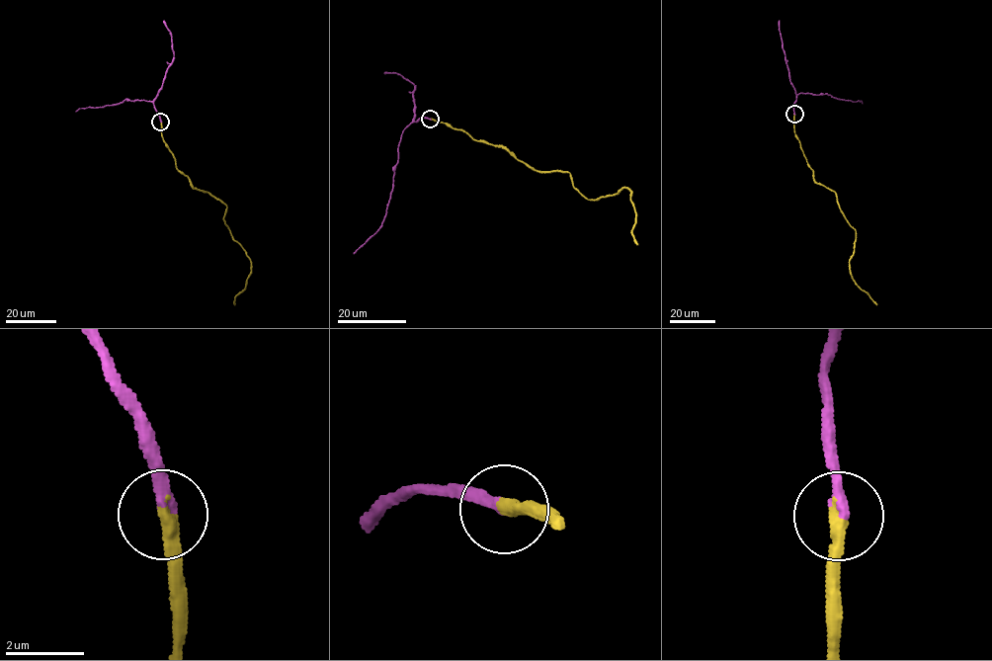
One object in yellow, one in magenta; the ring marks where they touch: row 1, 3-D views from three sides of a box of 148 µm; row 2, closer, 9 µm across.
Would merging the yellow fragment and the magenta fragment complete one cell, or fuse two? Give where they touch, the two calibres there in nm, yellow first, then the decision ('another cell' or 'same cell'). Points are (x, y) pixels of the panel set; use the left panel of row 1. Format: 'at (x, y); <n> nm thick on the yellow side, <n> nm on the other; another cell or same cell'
at (160, 122); 360 nm thick on the yellow side, 320 nm on the other; same cell

